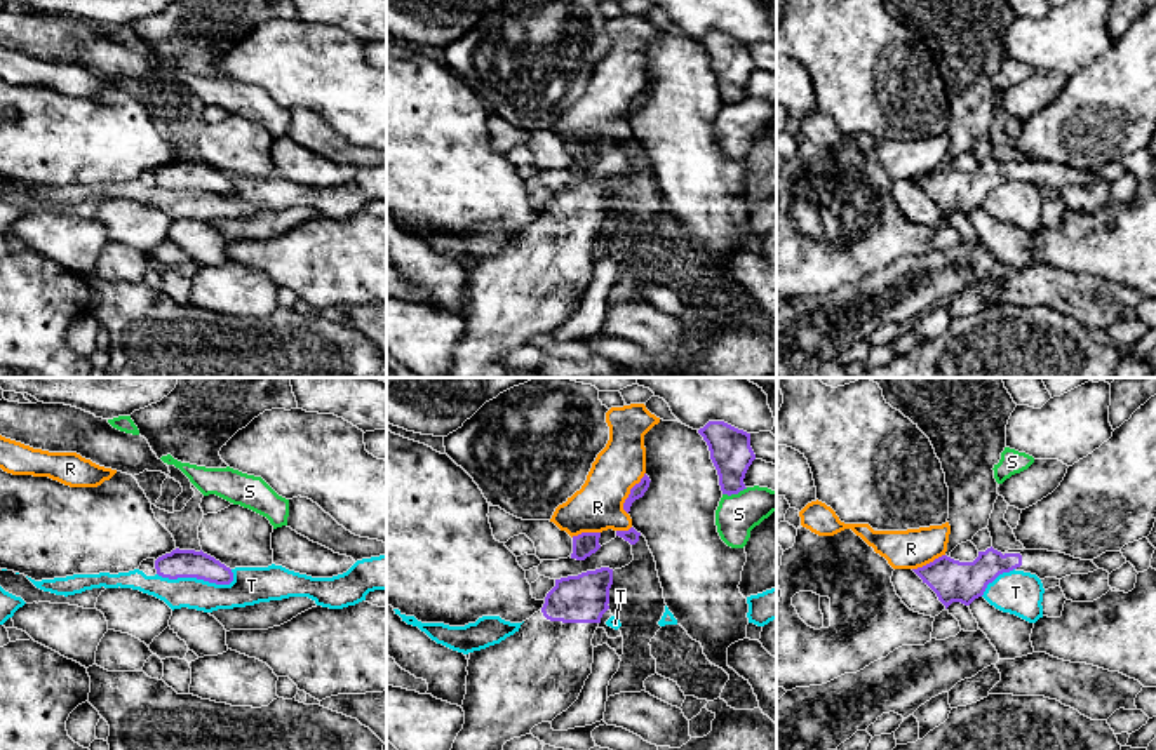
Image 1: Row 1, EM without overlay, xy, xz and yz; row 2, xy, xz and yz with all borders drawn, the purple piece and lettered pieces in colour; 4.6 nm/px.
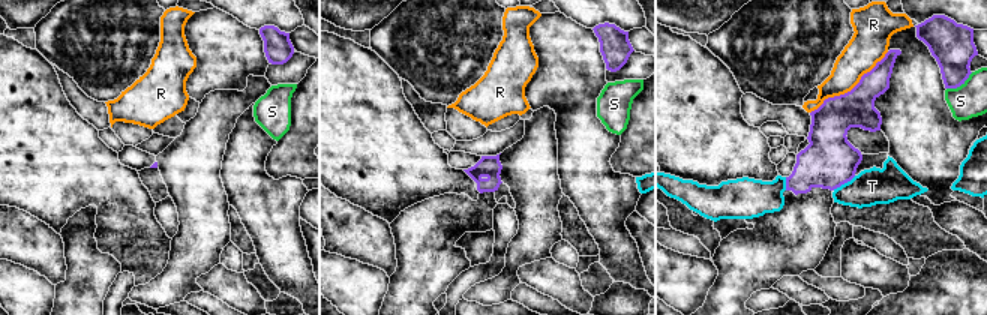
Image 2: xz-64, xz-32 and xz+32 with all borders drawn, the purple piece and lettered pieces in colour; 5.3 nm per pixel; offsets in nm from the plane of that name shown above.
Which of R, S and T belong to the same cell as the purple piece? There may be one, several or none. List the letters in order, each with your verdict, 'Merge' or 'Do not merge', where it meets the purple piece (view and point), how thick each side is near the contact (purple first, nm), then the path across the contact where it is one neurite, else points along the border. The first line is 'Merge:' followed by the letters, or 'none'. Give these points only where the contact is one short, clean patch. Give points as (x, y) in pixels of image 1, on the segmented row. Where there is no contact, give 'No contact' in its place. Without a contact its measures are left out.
Merge: none
R: Do not merge. Touches purple at xz (631, 493). Thickness 70 nm (purple) against 220 nm
S: Do not merge. Touches purple at xz (735, 493). Thickness 190 nm (purple) against 190 nm
T: Do not merge. Touches purple at xy (195, 576). Thickness 130 nm (purple) against 160 nm

